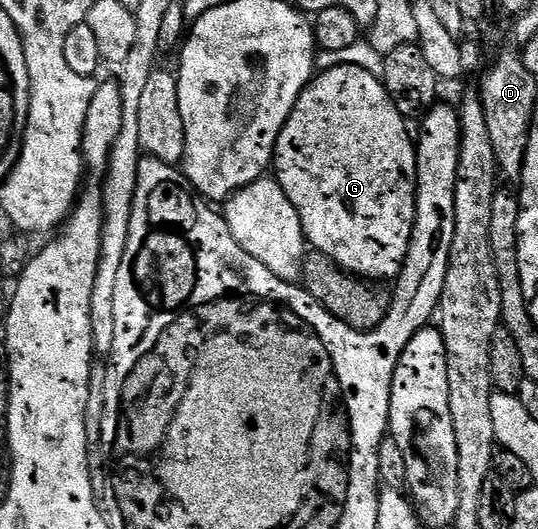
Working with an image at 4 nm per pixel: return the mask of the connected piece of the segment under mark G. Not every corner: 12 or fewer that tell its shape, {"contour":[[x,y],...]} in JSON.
{"contour":[[320,71],[273,176],[312,249],[391,282],[413,136],[382,79]]}

